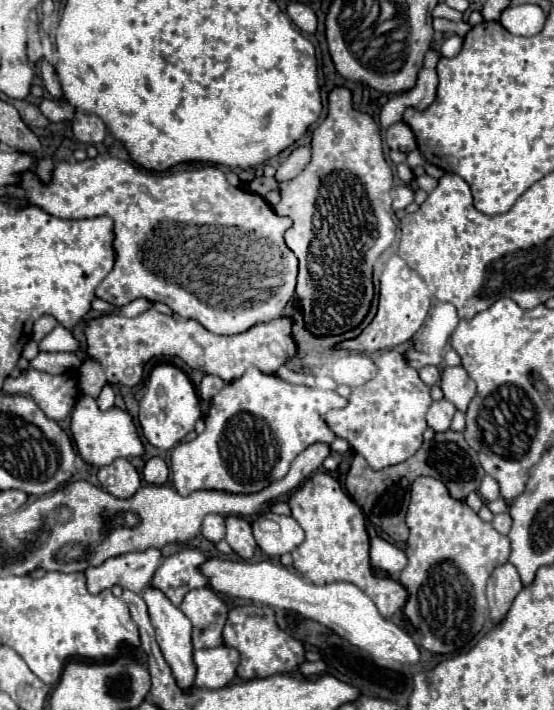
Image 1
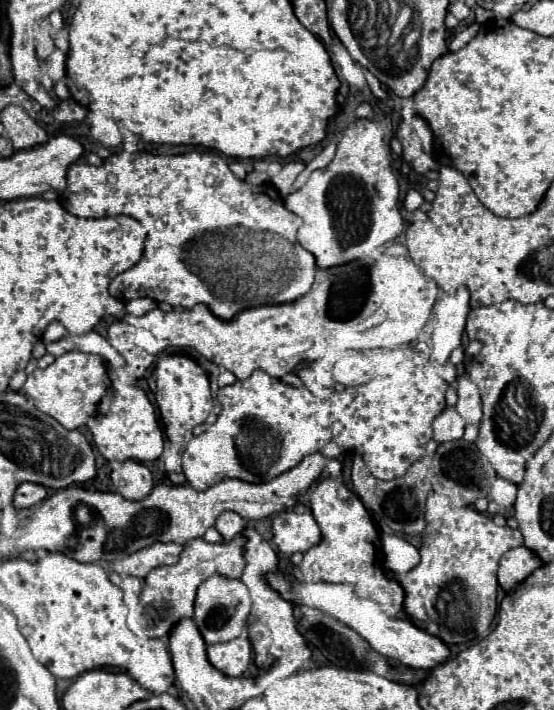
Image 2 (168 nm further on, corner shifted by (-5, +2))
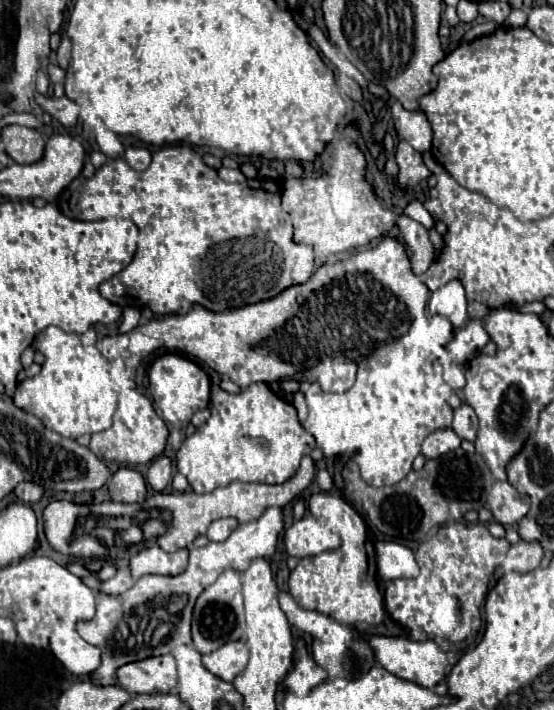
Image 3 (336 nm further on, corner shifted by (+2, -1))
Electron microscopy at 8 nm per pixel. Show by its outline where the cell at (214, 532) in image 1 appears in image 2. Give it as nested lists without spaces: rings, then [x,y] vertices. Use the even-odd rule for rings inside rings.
[[[223,511],[223,513],[217,517],[215,529],[223,535],[225,541],[231,541],[231,537],[241,535],[241,531],[243,531],[247,525],[249,525],[249,521],[245,521],[243,517],[239,517],[235,511]]]

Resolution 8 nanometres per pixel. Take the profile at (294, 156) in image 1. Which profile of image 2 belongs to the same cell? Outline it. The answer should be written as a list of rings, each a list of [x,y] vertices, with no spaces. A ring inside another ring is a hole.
[[[291,161],[287,165],[283,165],[281,173],[277,173],[273,179],[271,179],[271,185],[279,191],[281,197],[289,195],[293,191],[293,183],[295,183],[295,177],[305,169],[305,163],[301,161]]]

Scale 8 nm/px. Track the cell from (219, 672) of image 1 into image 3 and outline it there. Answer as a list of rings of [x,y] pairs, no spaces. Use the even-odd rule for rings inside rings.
[[[228,642],[218,650],[202,656],[202,664],[218,678],[232,682],[248,664],[248,650],[242,642]]]

